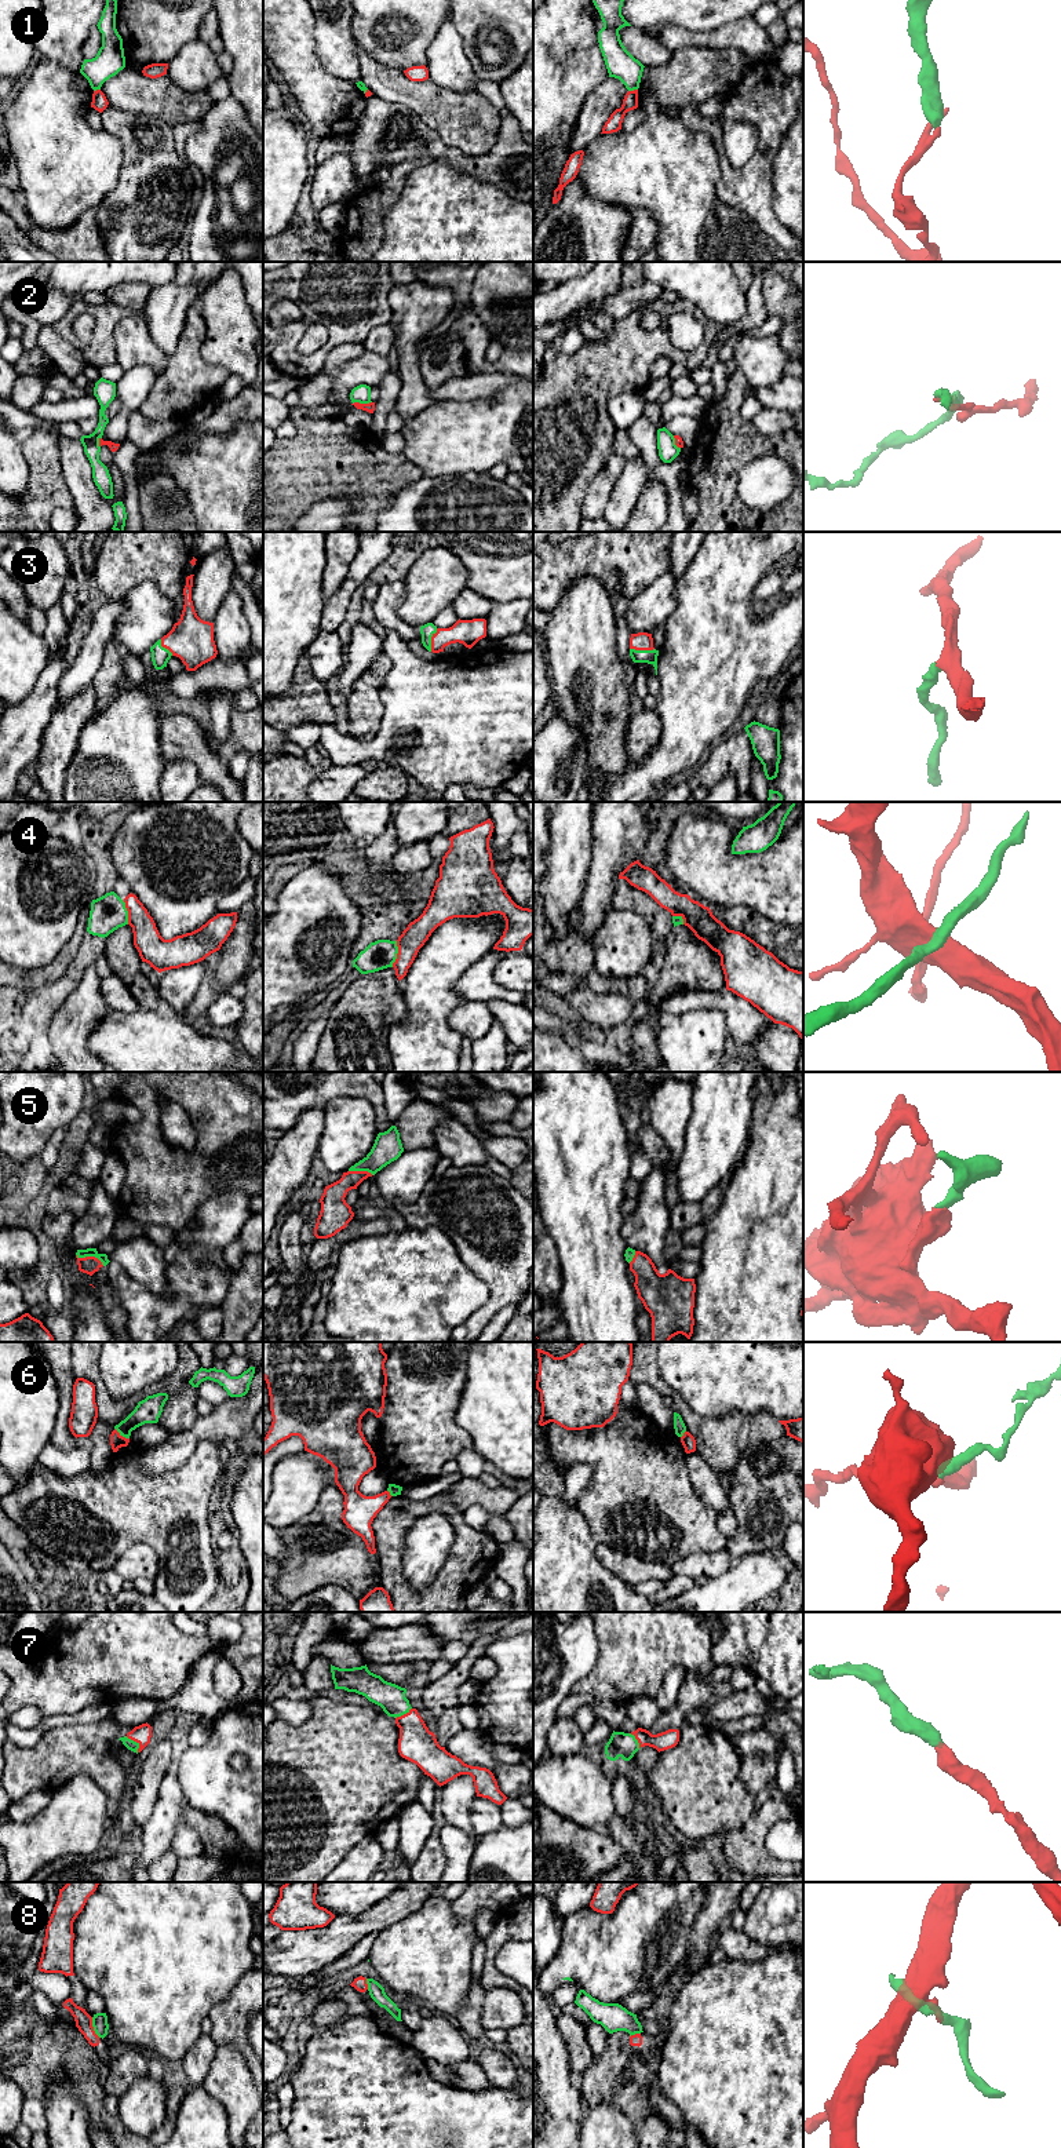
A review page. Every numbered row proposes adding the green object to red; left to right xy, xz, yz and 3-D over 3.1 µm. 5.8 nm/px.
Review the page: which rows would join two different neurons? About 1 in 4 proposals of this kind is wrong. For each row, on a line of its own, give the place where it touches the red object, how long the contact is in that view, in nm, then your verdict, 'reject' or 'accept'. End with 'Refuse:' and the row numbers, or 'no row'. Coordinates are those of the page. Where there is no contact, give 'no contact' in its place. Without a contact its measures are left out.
1: contact yz (634, 90); length 60 nm; reject
2: contact xz (361, 404); length 110 nm; reject
3: contact xz (431, 639); length 140 nm; accept
4: contact xz (397, 954); length 160 nm; reject
5: contact xy (90, 1257); length 180 nm; accept
6: contact xy (121, 1436); length 110 nm; reject
7: contact xy (135, 1740); length 120 nm; accept
8: contact xy (93, 2027); length 130 nm; reject
Refuse: 1, 2, 4, 6, 8

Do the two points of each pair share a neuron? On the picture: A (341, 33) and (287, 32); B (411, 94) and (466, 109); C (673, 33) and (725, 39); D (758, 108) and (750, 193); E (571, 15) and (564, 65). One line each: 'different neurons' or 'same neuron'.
A: different neurons
B: same neuron
C: same neuron
D: same neuron
E: same neuron

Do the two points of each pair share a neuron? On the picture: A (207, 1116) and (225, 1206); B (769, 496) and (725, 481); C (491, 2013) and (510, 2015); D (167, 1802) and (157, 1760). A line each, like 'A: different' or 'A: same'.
A: different
B: different
C: same
D: different

